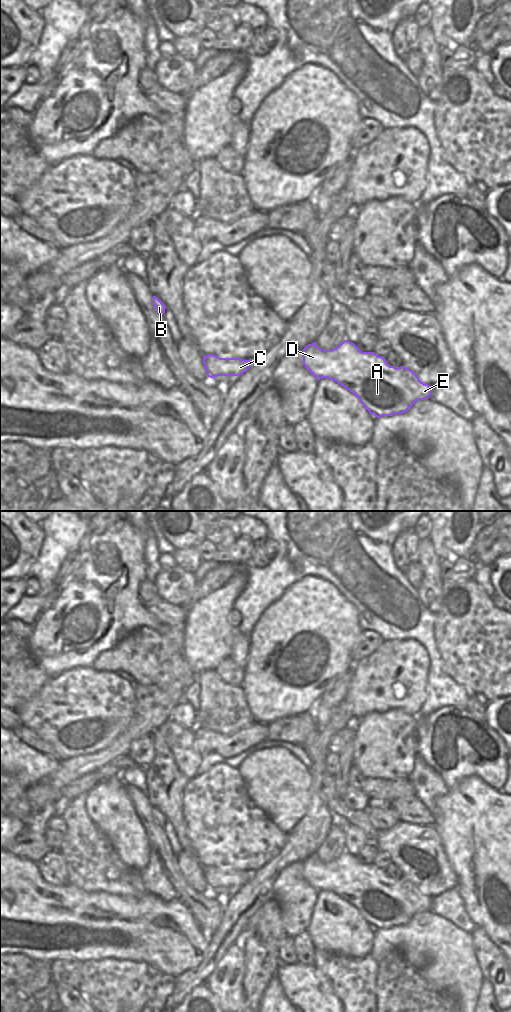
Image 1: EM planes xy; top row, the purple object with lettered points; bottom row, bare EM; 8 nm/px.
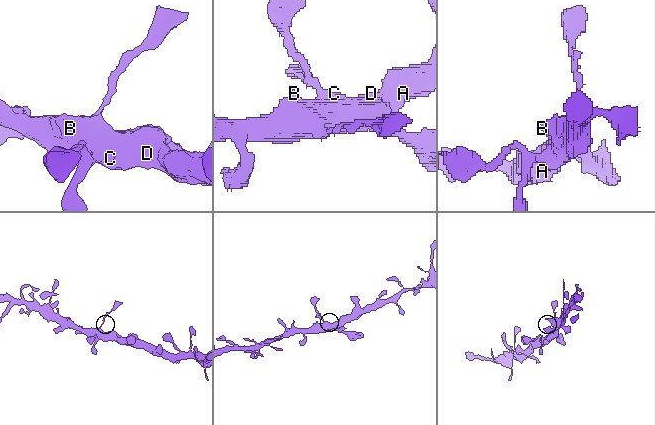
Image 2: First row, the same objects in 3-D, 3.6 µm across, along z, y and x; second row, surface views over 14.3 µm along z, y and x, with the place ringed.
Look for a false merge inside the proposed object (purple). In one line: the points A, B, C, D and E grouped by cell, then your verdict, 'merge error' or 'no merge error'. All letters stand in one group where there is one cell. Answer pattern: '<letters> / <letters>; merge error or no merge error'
A B C D E; no merge error

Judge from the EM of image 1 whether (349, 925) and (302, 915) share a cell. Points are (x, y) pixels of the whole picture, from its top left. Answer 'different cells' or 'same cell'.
different cells

